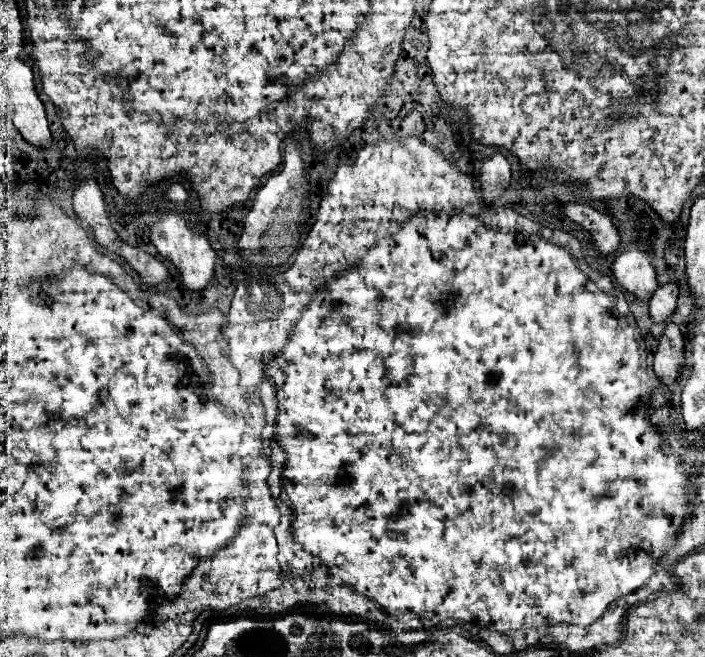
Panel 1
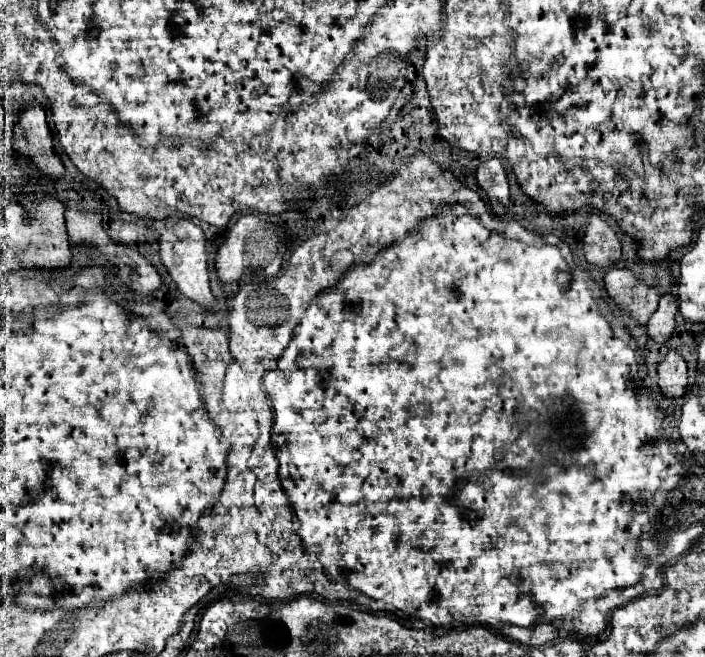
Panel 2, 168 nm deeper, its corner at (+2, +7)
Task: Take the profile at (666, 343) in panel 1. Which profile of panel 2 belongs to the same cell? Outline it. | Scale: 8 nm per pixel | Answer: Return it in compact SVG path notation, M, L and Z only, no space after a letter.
M669 351L663 363L657 367L659 387L665 397L679 399L687 391L687 363L677 351Z

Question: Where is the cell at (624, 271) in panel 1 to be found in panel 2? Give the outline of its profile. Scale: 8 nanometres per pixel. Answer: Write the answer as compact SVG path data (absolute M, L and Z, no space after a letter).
M613 269L603 277L603 281L607 295L617 303L617 307L645 327L657 309L657 291L639 281L629 269Z

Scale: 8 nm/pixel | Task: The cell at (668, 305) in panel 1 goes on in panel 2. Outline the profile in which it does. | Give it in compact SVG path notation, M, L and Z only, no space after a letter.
M663 295L659 299L659 307L647 323L647 335L657 341L665 343L675 335L675 313L677 313L677 299L673 295Z

